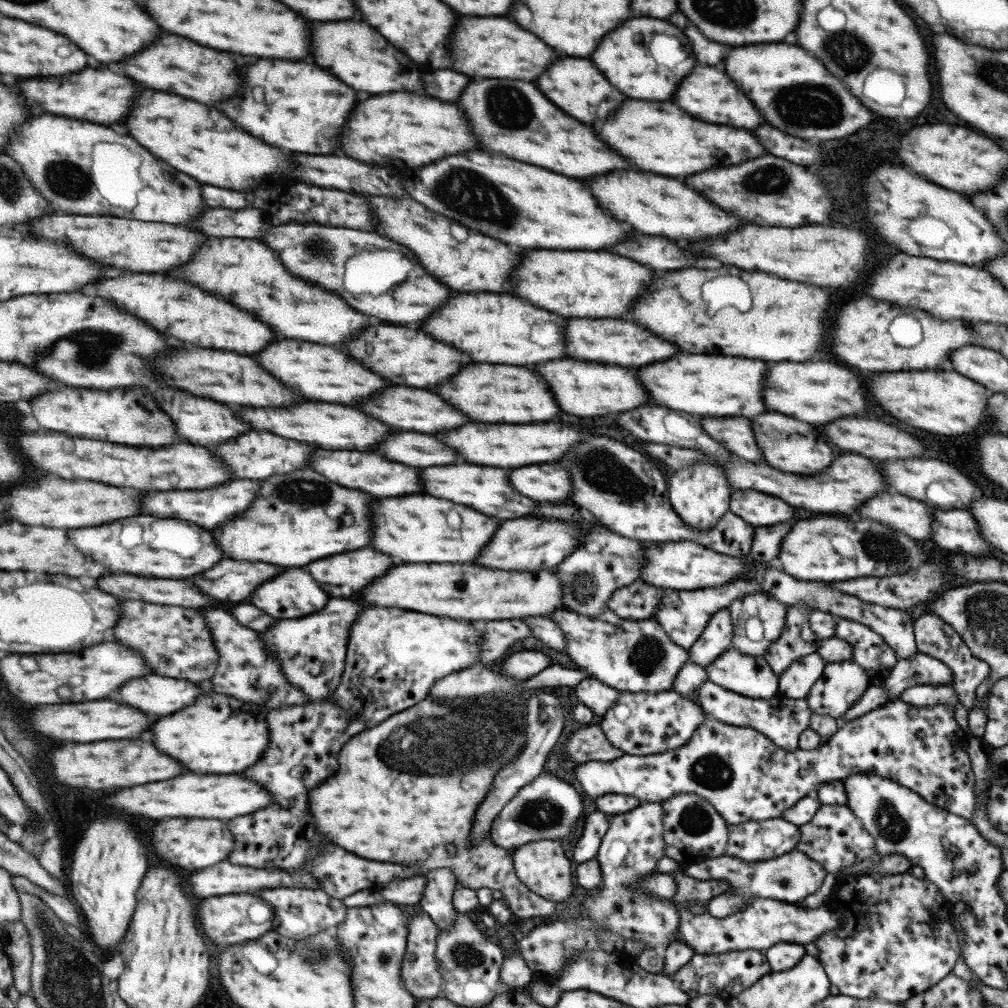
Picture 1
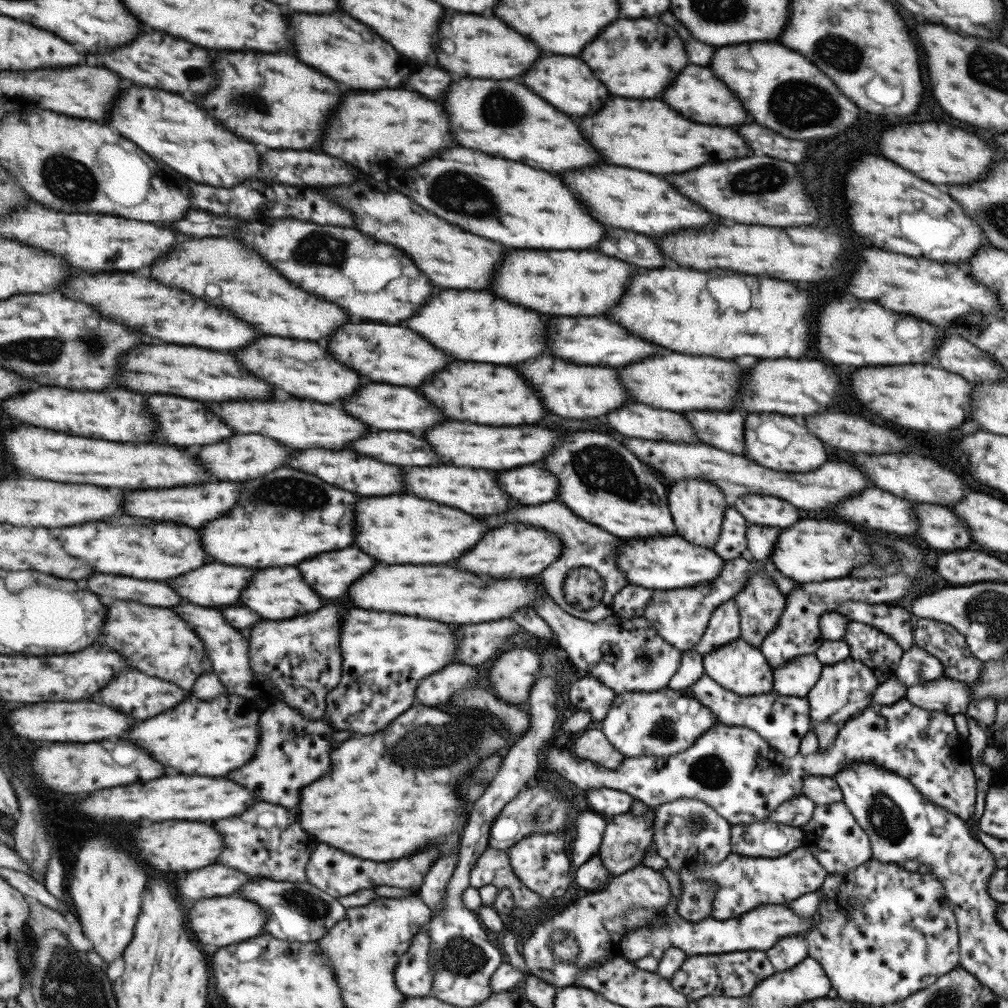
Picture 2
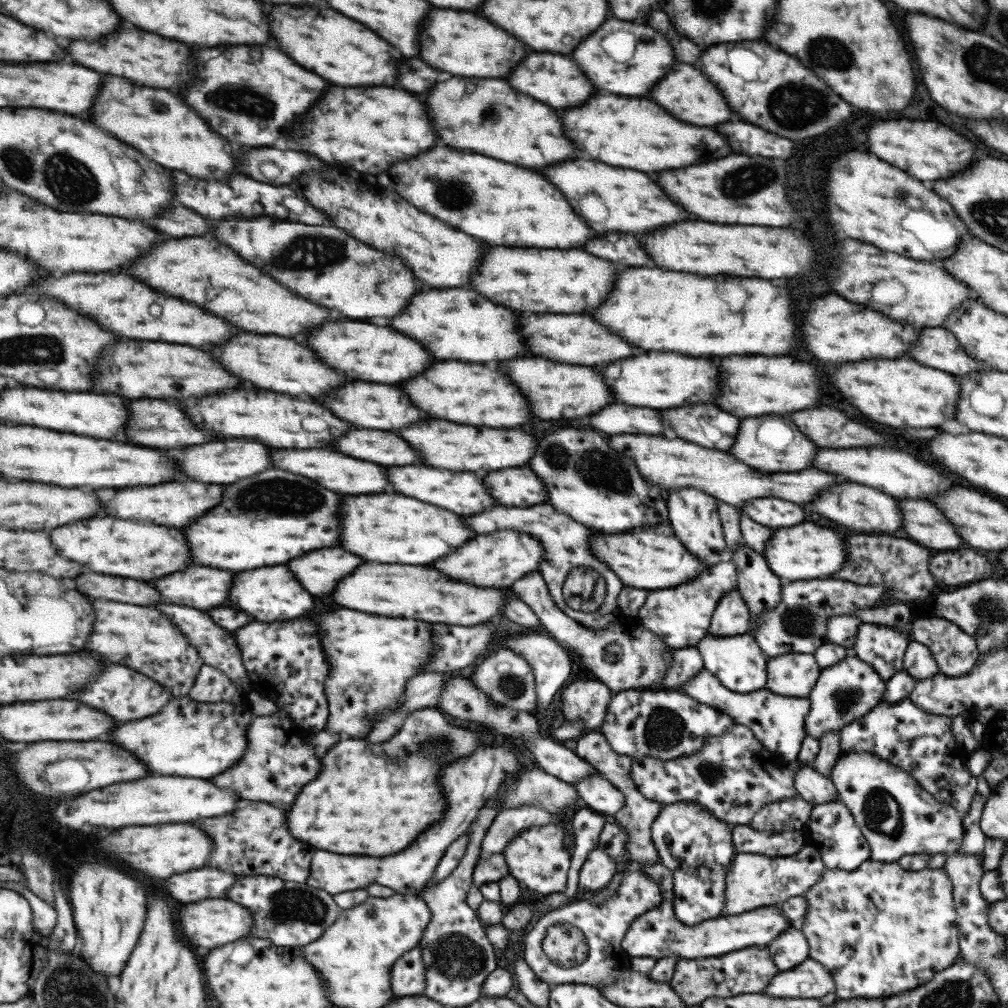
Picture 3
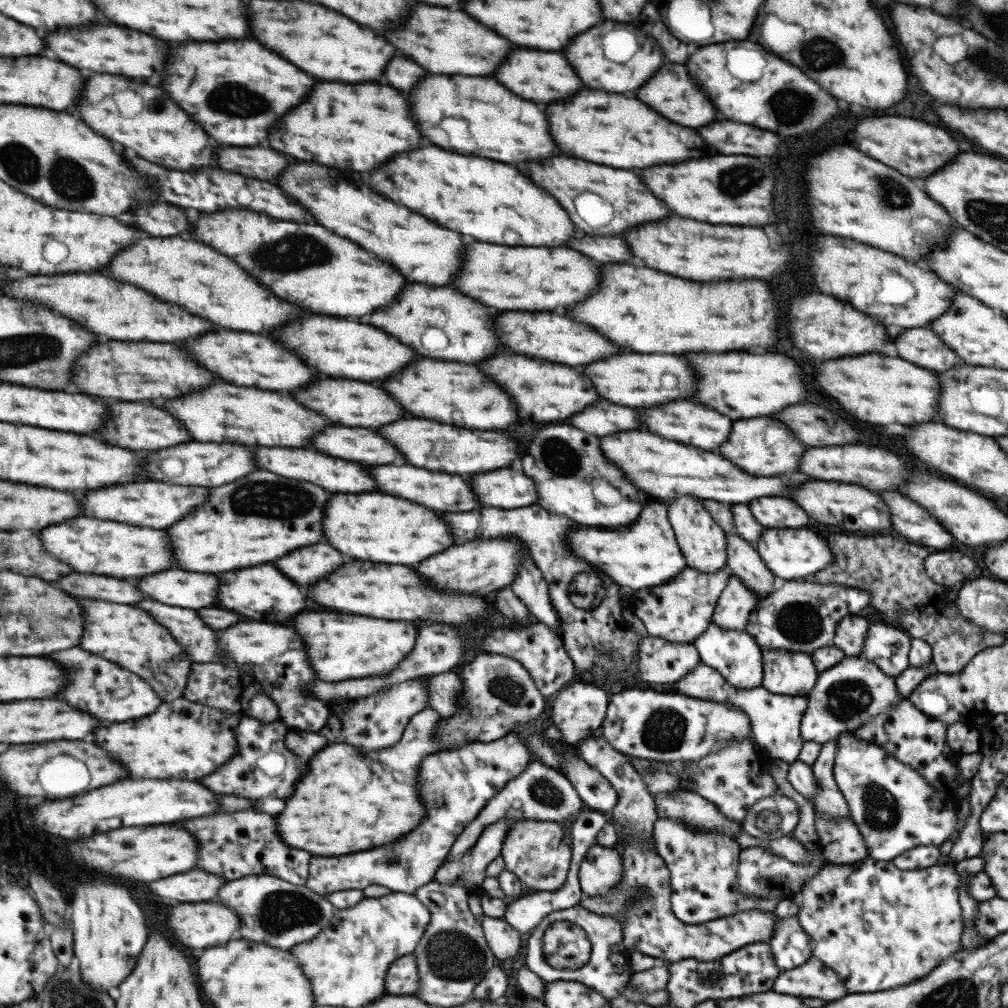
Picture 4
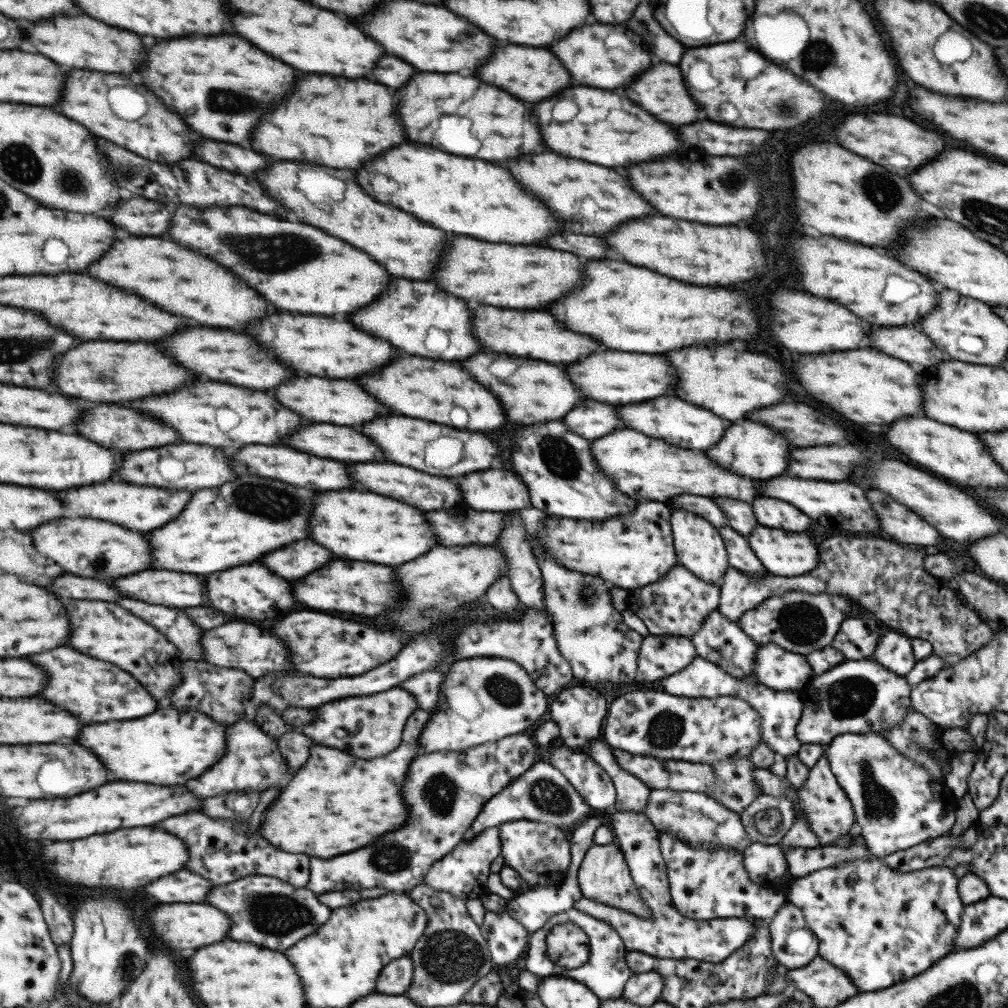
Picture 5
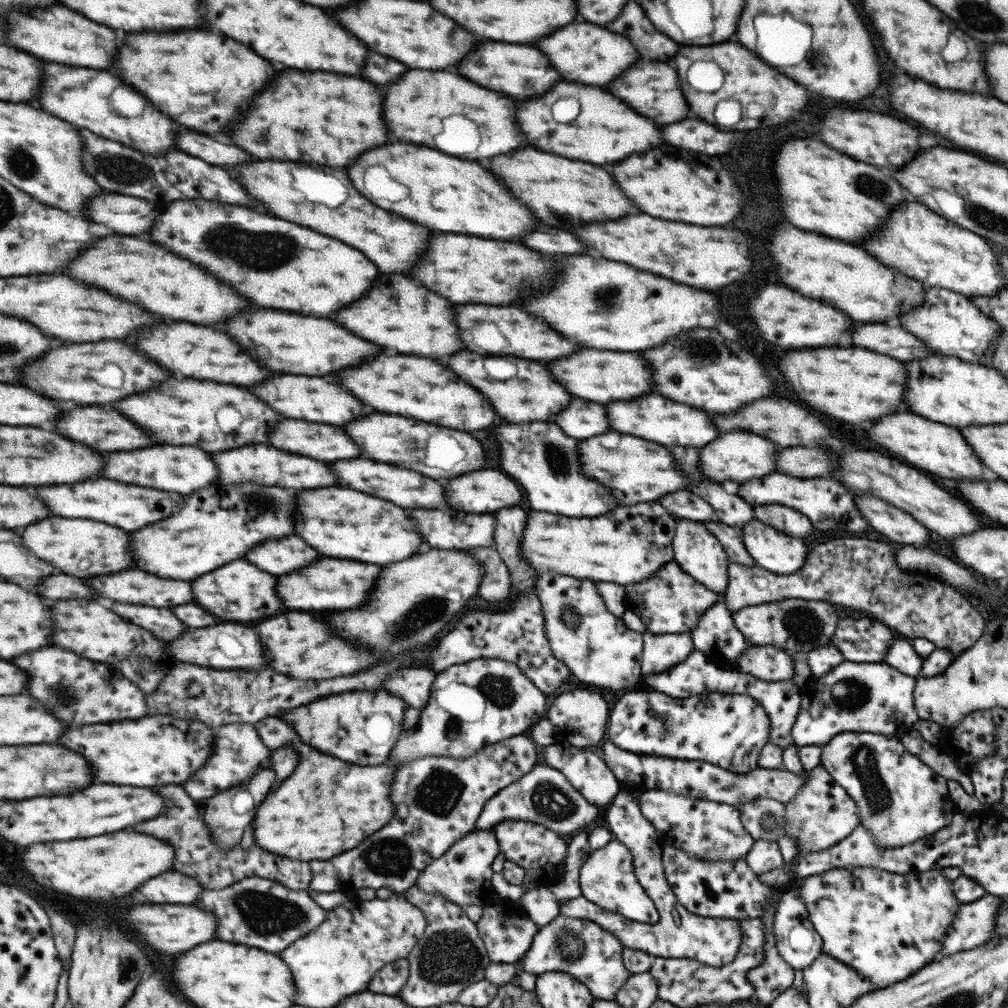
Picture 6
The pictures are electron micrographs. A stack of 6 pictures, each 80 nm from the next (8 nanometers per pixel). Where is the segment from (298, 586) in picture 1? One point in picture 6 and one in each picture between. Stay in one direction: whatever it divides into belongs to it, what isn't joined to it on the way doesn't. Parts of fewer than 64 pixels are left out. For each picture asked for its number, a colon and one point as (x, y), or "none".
2: (278, 594)
3: (273, 593)
4: (263, 594)
5: (257, 593)
6: (239, 591)

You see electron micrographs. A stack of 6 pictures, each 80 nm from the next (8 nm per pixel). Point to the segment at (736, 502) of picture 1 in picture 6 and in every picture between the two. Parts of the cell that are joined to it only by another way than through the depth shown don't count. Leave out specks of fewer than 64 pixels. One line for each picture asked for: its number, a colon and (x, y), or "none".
2: (756, 509)
3: (773, 513)
4: (772, 513)
5: (774, 514)
6: (779, 517)

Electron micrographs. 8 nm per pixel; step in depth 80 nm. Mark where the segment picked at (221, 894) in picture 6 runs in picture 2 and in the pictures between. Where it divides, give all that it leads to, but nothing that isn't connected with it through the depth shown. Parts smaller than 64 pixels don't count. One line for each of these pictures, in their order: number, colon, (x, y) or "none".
2: (299, 912)
3: (292, 915)
4: (272, 910)
5: (267, 911)

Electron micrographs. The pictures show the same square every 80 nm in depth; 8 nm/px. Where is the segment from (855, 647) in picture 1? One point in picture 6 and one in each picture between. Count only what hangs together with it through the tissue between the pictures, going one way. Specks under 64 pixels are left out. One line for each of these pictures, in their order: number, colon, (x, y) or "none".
2: (878, 651)
3: (883, 648)
4: (887, 646)
5: (893, 650)
6: (901, 656)

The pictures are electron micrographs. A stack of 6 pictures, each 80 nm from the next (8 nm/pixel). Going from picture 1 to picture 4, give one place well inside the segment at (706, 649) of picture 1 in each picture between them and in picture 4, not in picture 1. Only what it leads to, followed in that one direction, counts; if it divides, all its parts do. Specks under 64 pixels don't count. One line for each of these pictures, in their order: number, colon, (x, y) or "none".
2: (723, 625)
3: (730, 617)
4: (736, 601)

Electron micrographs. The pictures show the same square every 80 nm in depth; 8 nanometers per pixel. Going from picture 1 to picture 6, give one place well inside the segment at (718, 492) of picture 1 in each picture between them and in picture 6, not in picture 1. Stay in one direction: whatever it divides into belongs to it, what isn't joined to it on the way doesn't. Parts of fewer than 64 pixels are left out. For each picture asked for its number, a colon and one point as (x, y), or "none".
2: (697, 507)
3: (692, 515)
4: (702, 543)
5: (698, 547)
6: (695, 550)

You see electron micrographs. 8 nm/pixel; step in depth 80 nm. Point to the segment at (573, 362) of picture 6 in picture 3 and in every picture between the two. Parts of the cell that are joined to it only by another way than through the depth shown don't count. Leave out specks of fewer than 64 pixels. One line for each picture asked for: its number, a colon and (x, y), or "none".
3: (658, 380)
4: (639, 380)
5: (612, 377)

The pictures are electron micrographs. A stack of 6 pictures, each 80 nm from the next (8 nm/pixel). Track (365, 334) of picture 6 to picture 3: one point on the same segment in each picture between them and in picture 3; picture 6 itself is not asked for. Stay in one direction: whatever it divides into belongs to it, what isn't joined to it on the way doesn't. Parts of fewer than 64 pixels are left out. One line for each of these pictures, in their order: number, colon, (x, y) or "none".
3: (467, 327)
4: (467, 325)
5: (405, 311)

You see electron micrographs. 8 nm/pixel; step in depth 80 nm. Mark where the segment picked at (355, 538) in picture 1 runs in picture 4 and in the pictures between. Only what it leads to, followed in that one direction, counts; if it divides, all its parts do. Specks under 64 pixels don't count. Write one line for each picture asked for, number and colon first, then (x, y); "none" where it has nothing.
2: (290, 516)
3: (271, 518)
4: (263, 516)

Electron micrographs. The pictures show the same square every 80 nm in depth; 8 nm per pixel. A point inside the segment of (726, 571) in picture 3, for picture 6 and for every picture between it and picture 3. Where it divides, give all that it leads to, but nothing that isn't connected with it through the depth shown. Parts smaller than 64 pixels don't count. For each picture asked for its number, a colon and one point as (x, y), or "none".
4: (679, 610)
5: (675, 605)
6: (668, 602)

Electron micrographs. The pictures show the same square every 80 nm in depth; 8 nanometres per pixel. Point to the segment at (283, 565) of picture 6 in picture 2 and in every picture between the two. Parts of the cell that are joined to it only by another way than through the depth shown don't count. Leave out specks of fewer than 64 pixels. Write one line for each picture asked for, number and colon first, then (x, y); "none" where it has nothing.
2: (331, 573)
3: (321, 571)
4: (308, 565)
5: (294, 562)

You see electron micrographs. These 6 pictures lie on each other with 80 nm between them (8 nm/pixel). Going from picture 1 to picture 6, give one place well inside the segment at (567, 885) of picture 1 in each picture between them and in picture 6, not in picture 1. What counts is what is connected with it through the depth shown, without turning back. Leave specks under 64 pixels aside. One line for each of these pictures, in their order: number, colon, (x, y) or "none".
2: (538, 861)
3: (536, 856)
4: (534, 851)
5: (538, 851)
6: (540, 852)

